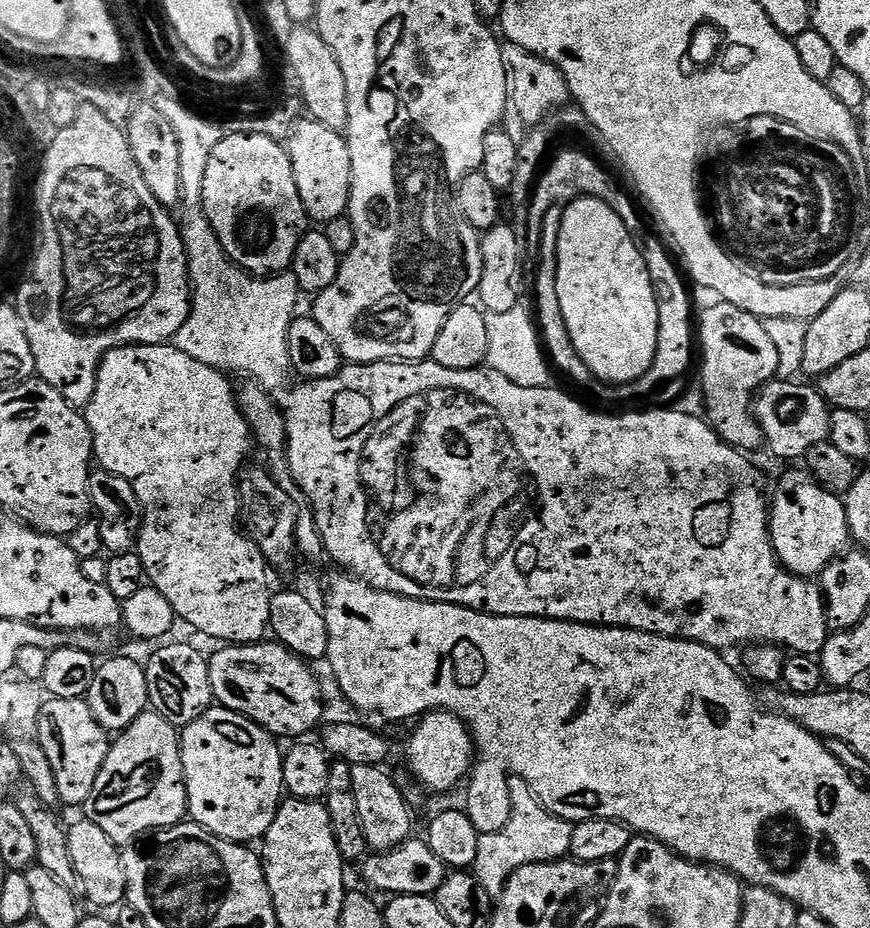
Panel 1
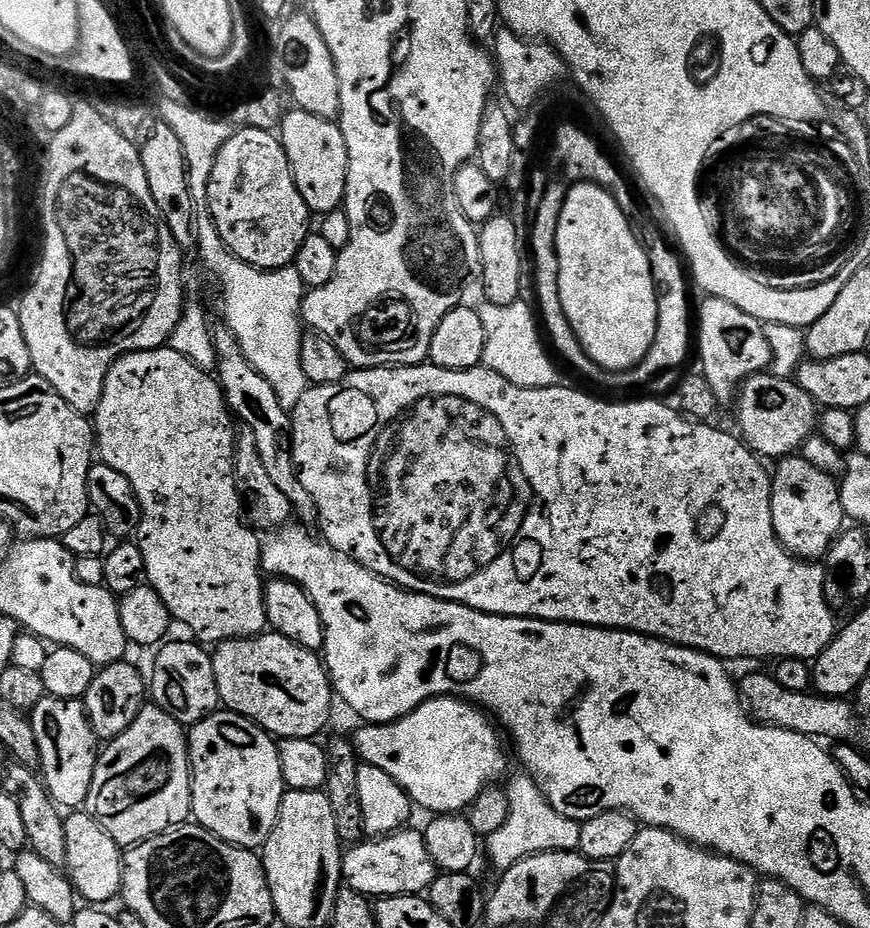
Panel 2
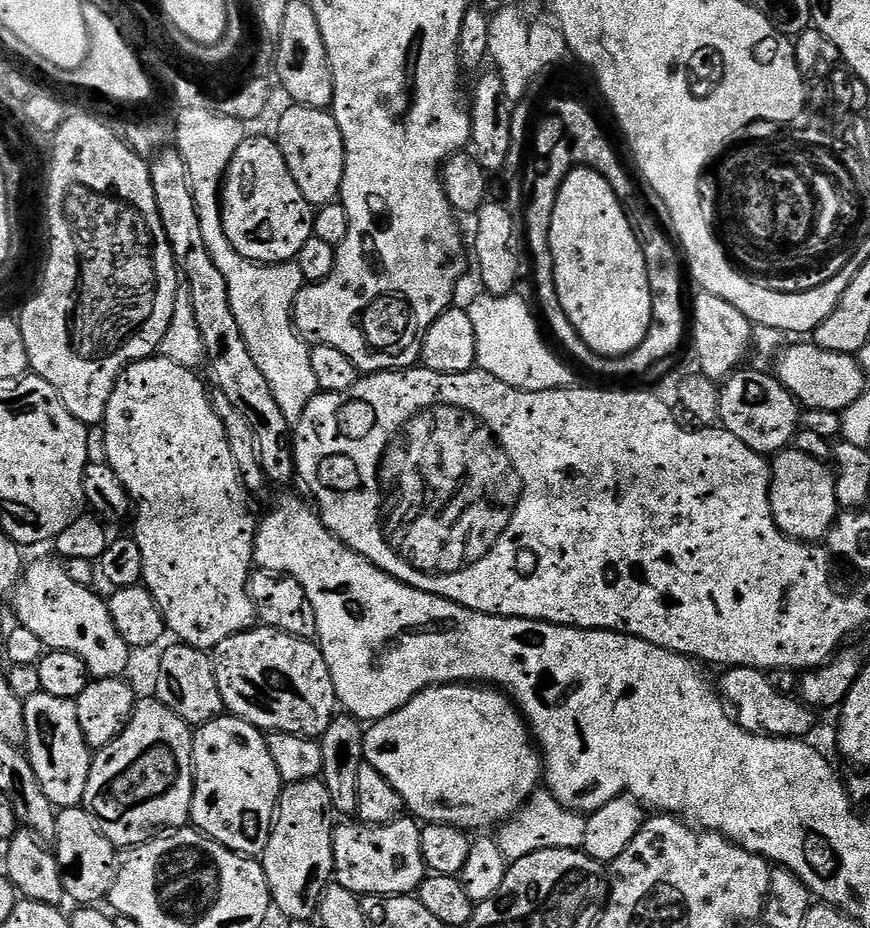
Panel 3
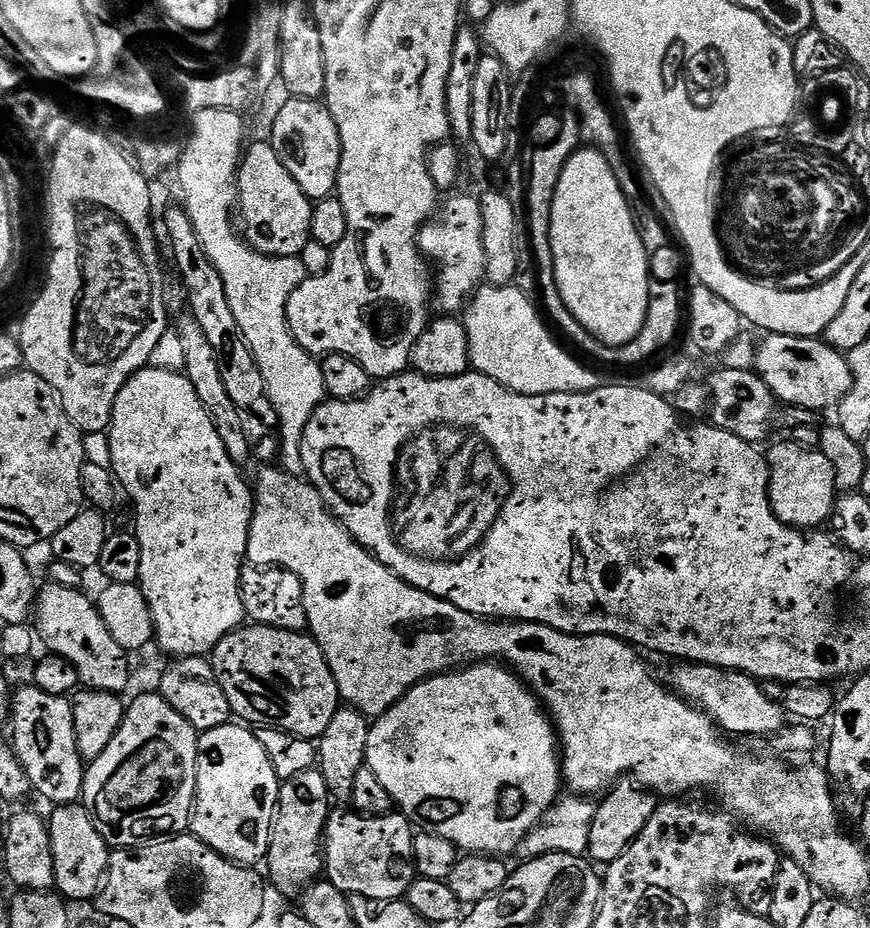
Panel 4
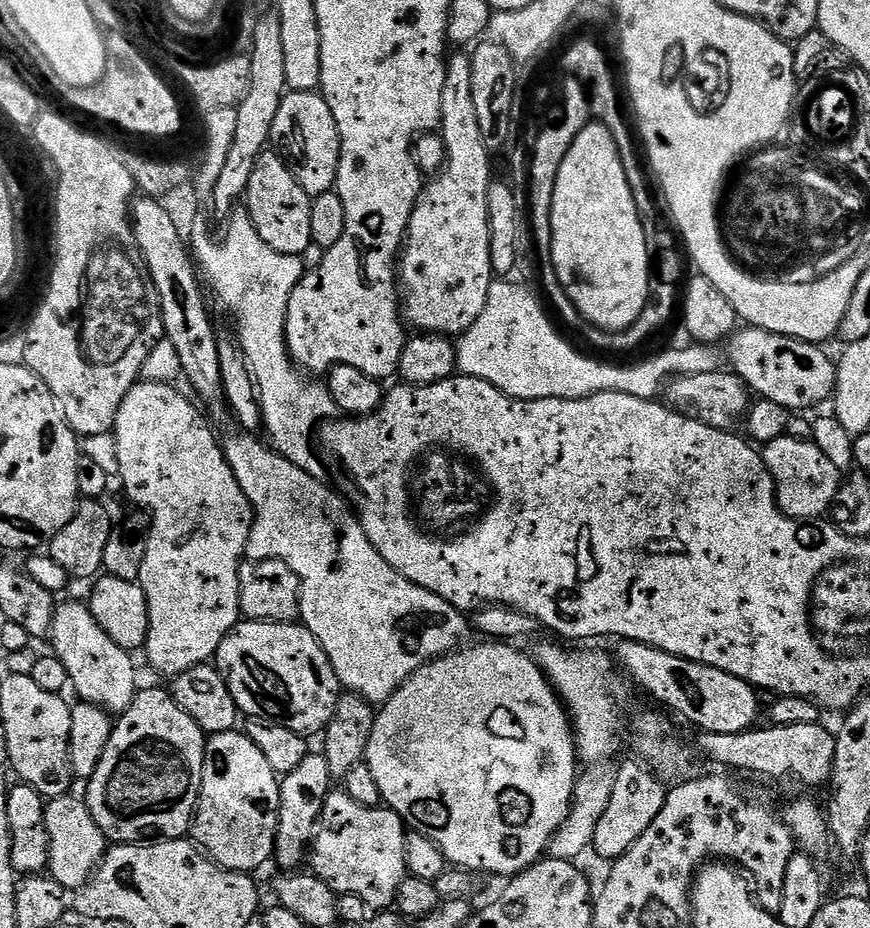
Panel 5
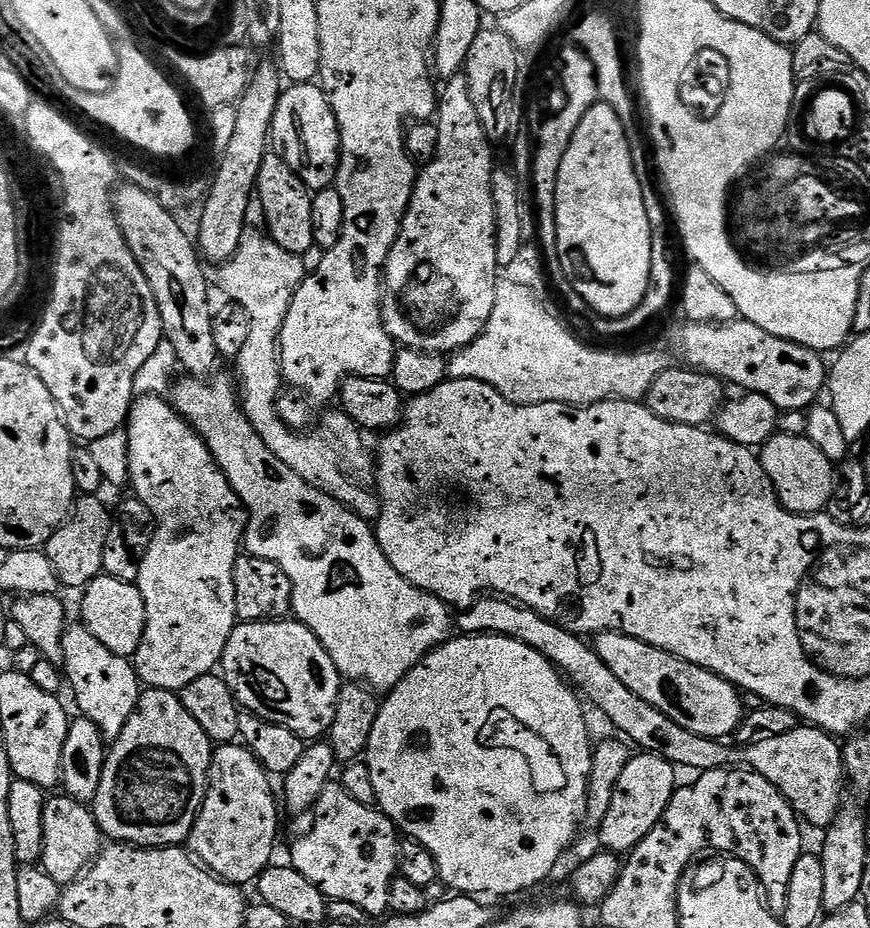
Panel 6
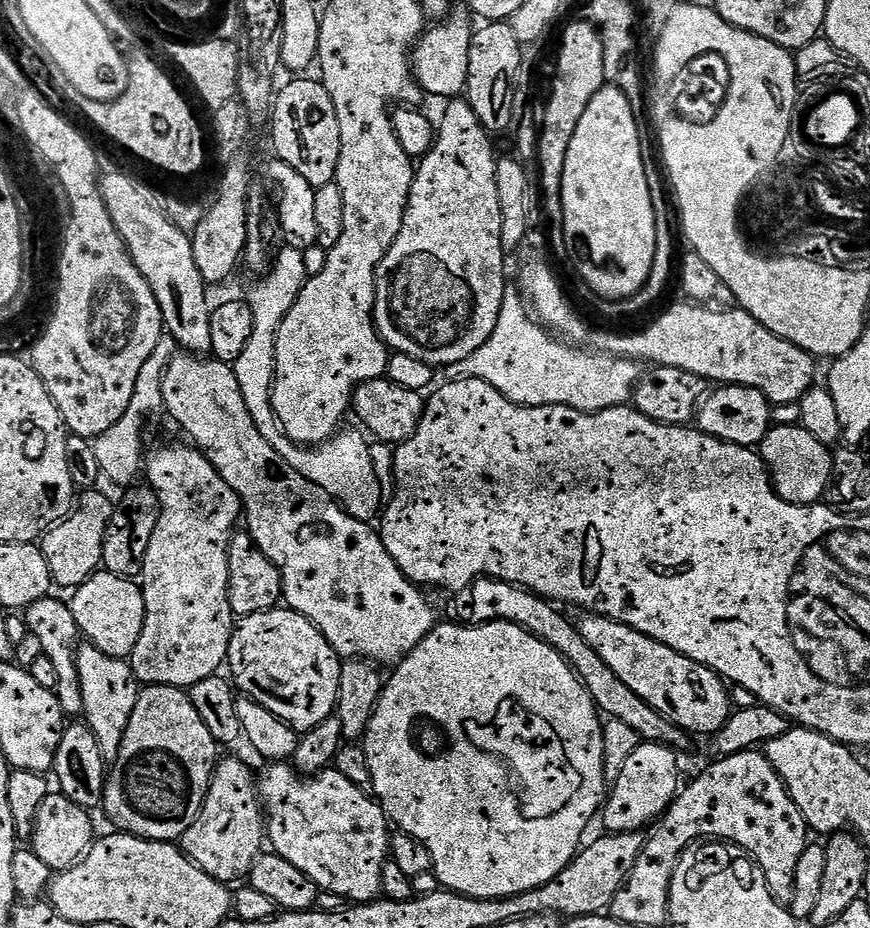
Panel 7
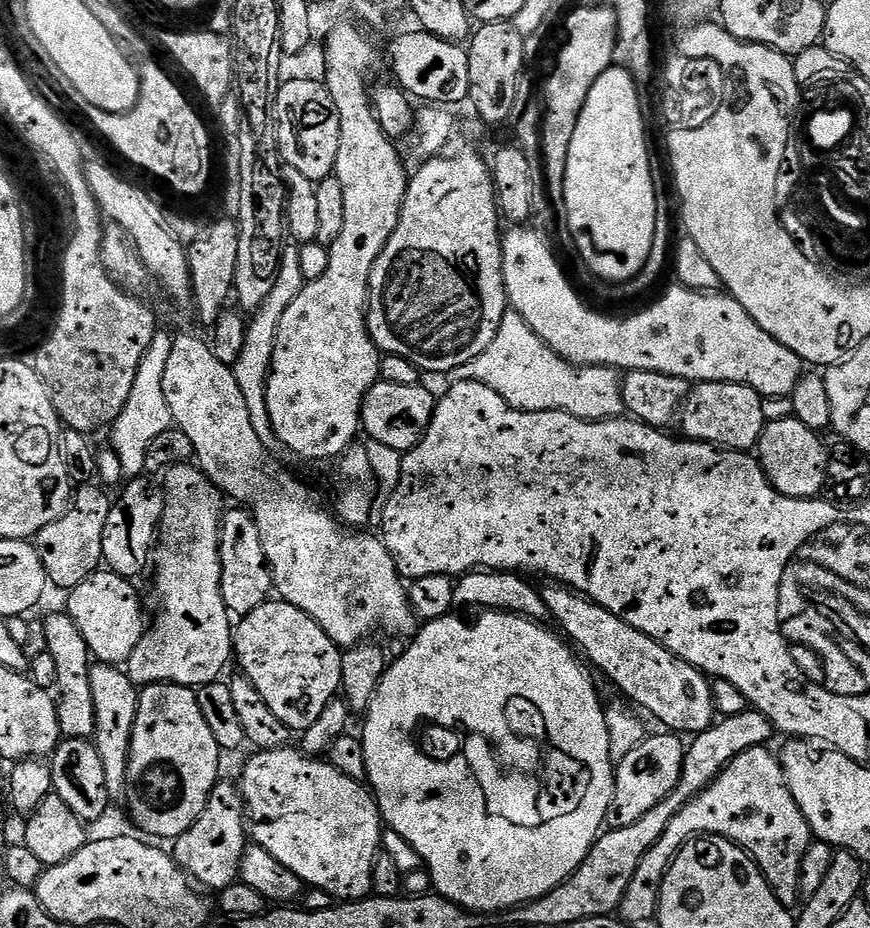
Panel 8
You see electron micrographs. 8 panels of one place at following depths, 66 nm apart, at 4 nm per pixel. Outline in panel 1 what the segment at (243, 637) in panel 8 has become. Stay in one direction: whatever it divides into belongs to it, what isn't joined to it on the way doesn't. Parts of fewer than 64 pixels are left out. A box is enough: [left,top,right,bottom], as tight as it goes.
[208,642,324,738]

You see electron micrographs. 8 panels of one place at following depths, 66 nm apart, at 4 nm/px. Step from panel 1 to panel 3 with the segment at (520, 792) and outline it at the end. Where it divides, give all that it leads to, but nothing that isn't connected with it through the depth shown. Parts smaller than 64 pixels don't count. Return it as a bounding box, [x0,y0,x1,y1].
[498,790,586,862]

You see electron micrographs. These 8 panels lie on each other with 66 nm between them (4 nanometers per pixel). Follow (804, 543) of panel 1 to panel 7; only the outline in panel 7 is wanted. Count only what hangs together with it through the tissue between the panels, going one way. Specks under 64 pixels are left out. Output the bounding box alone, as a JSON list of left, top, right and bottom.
[758,424,832,504]

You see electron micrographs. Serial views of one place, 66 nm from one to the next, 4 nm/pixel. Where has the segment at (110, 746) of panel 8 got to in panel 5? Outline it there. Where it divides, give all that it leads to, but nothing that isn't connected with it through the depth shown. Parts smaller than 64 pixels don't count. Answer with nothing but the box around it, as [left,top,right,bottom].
[51,603,138,714]

